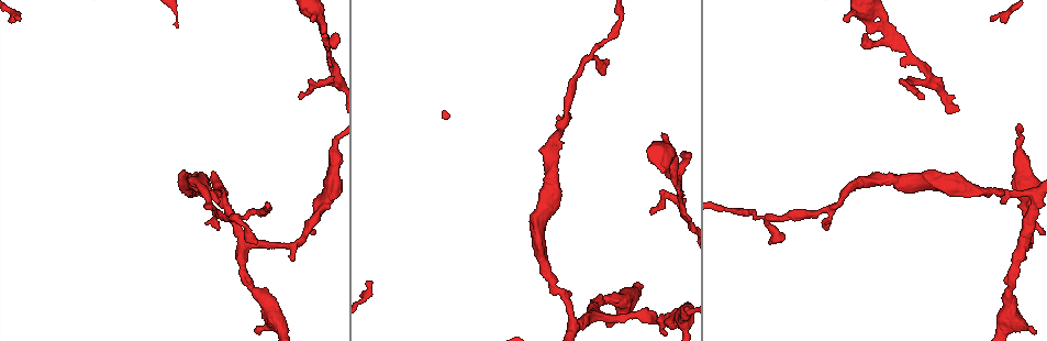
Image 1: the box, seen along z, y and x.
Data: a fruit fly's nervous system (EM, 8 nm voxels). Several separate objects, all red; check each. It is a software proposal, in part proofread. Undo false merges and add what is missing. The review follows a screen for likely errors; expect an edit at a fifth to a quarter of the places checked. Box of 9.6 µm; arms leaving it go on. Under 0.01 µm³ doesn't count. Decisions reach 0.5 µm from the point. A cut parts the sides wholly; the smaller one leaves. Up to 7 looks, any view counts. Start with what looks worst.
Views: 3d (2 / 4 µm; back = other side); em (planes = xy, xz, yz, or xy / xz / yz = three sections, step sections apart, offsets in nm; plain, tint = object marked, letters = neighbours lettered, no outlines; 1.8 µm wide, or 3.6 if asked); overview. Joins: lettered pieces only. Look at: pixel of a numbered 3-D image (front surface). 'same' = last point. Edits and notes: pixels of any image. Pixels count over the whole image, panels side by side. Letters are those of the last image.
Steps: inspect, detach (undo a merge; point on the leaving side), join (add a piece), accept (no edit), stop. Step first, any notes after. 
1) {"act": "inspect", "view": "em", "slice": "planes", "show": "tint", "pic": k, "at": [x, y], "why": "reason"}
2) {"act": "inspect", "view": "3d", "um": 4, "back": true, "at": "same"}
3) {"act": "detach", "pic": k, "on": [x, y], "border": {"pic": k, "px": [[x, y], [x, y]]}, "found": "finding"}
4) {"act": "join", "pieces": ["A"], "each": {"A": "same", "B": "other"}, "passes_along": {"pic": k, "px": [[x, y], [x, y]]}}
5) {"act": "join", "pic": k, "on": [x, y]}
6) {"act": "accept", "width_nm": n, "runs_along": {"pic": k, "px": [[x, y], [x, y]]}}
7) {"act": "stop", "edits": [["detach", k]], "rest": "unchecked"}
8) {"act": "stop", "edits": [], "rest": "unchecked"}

{"act": "inspect", "view": "em", "slice": "planes", "show": "letters", "pic": 1, "at": [768, 243], "why": "tapers out"}

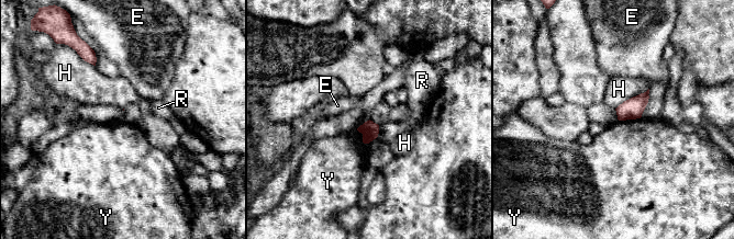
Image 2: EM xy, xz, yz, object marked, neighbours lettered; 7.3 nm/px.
{"act": "accept", "longest_contact_nm": ["H", 300], "each": {"E": "other", "H": "other", "R": "other", "Y": "other"}, "found": "none of them fits"}

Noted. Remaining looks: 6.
{"act": "inspect", "view": "em", "slice": "yz", "step": 4, "show": "tint", "pic": 1, "at": [312, 19], "why": "free end"}

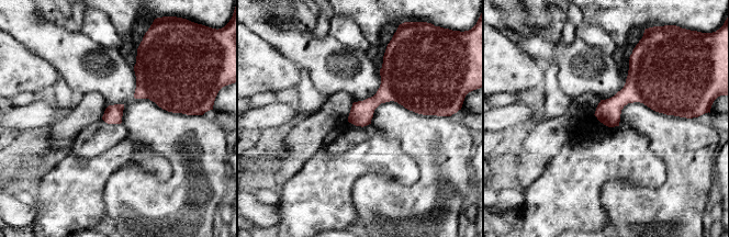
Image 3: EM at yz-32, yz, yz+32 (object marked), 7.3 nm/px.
{"act": "inspect", "view": "em", "slice": "planes", "show": "letters", "at": "same"}

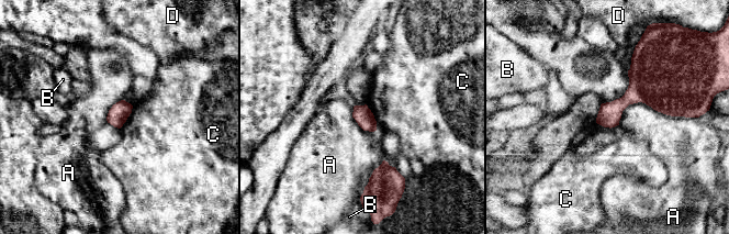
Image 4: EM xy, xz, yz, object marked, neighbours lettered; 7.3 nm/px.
{"act": "accept", "each": {"A": "other", "B": "other", "C": "other", "D": "other"}, "border": {"pic": 4, "px": [[684, 116], [634, 102], [618, 124]]}, "found": "none of them fits"}

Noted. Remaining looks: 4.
{"act": "inspect", "view": "em", "slice": "planes", "show": "letters", "pic": 1, "at": [292, 260], "why": "an open end"}

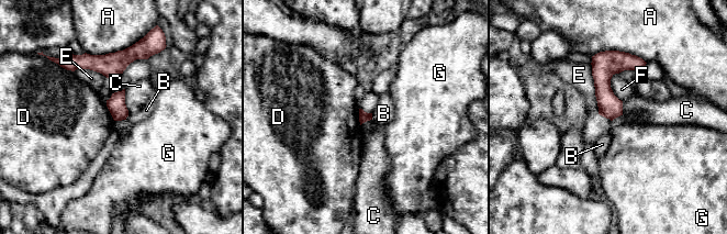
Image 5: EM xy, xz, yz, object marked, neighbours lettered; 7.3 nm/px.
{"act": "accept", "each": {"A": "other", "B": "other", "C": "other", "D": "other", "E": "other", "F": "other", "G": "other"}, "found": "none of them fits"}

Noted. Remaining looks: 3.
{"act": "stop", "edits": [], "rest": "unchecked"}

